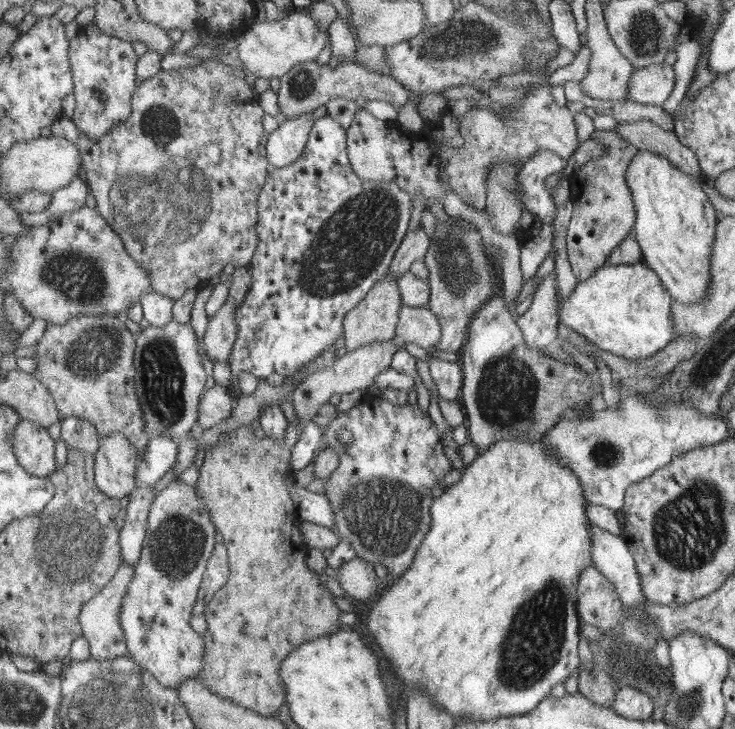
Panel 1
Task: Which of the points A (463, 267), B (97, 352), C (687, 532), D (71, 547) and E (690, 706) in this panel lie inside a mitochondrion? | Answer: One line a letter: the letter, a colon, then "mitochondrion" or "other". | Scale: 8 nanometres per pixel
A: mitochondrion
B: mitochondrion
C: mitochondrion
D: mitochondrion
E: mitochondrion

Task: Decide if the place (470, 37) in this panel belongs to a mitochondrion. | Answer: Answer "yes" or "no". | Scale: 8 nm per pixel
yes

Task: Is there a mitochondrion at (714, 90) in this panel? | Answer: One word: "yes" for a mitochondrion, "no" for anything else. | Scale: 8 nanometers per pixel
no

